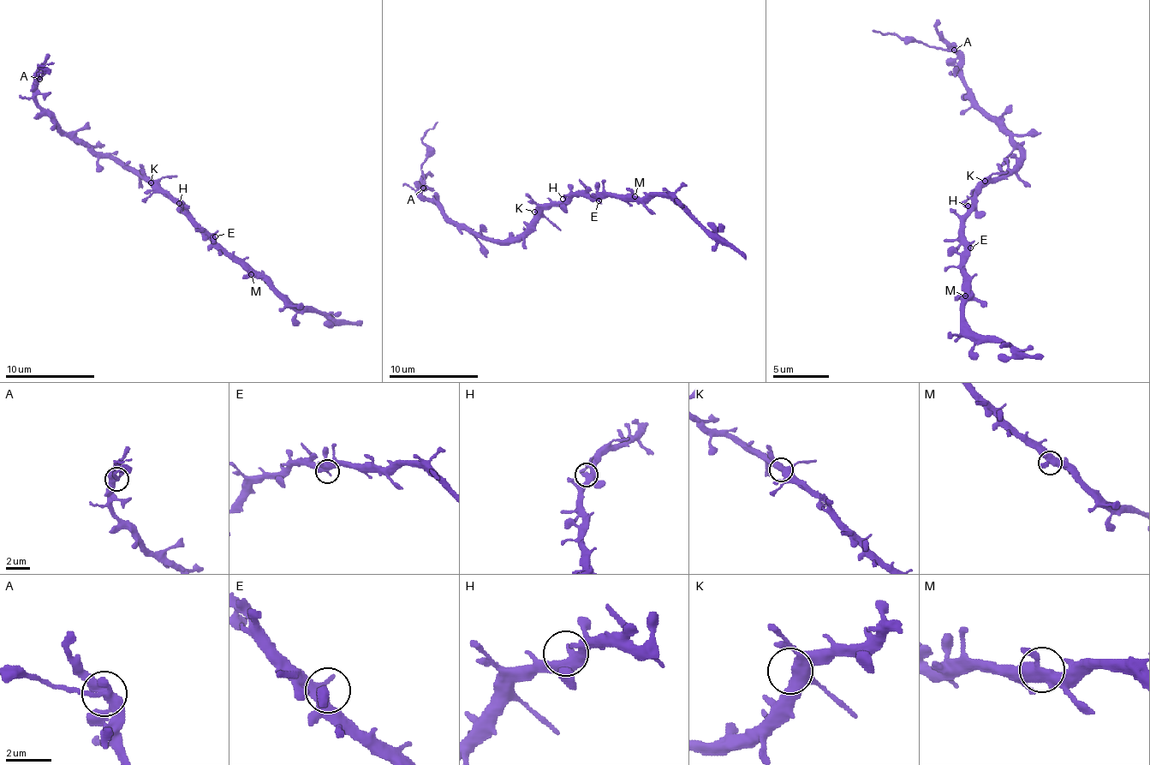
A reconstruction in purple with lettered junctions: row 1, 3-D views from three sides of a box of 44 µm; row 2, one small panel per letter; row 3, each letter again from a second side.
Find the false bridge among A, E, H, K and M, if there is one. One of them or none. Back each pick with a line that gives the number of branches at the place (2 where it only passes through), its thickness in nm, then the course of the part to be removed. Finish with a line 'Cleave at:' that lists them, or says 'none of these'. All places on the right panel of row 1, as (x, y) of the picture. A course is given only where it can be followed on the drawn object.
A: Branches: 3. Thickness 400 nm. Course of the part to remove: (954, 50), (901, 41), (872, 30)
Cleave at: A

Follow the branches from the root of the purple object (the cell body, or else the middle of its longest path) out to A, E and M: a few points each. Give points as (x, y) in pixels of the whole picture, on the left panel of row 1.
A: (159, 185), (151, 185), (137, 171), (110, 158), (99, 158), (83, 145), (74, 142), (38, 104), (38, 78)
E: (159, 185), (202, 227), (215, 236)
M: (159, 185), (251, 274)

